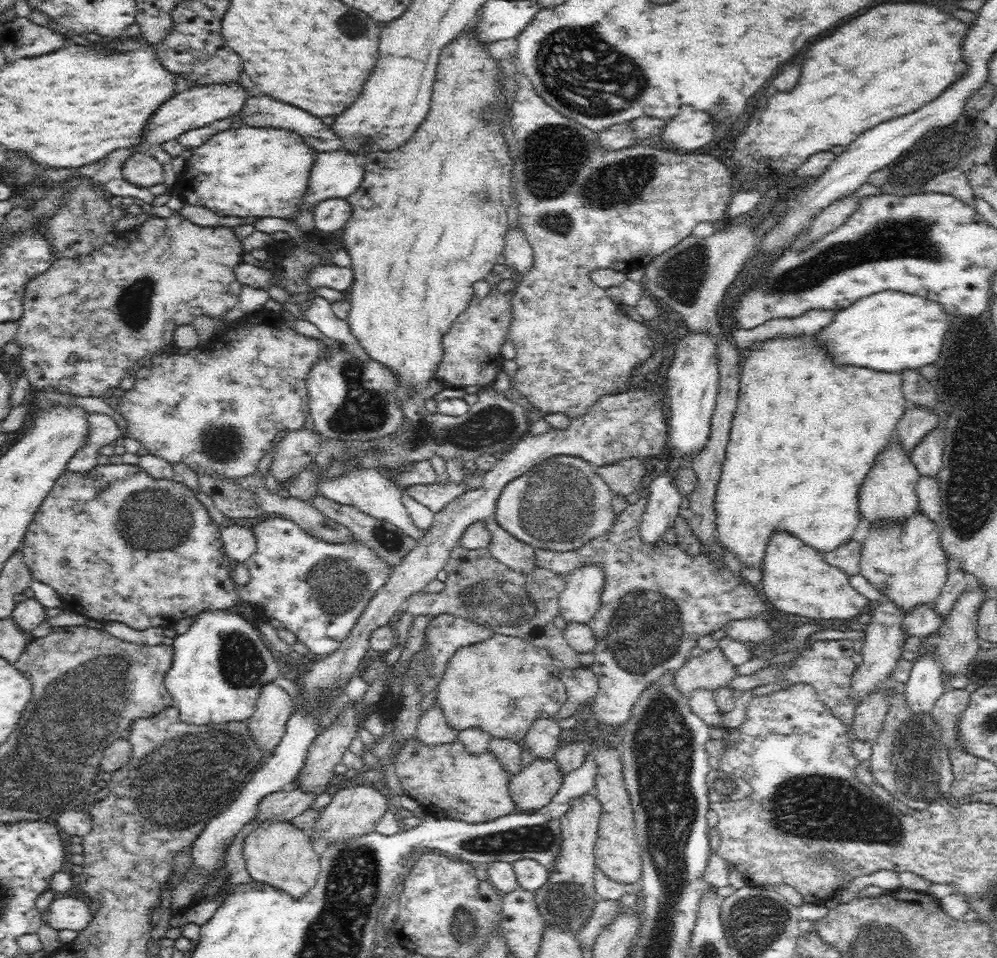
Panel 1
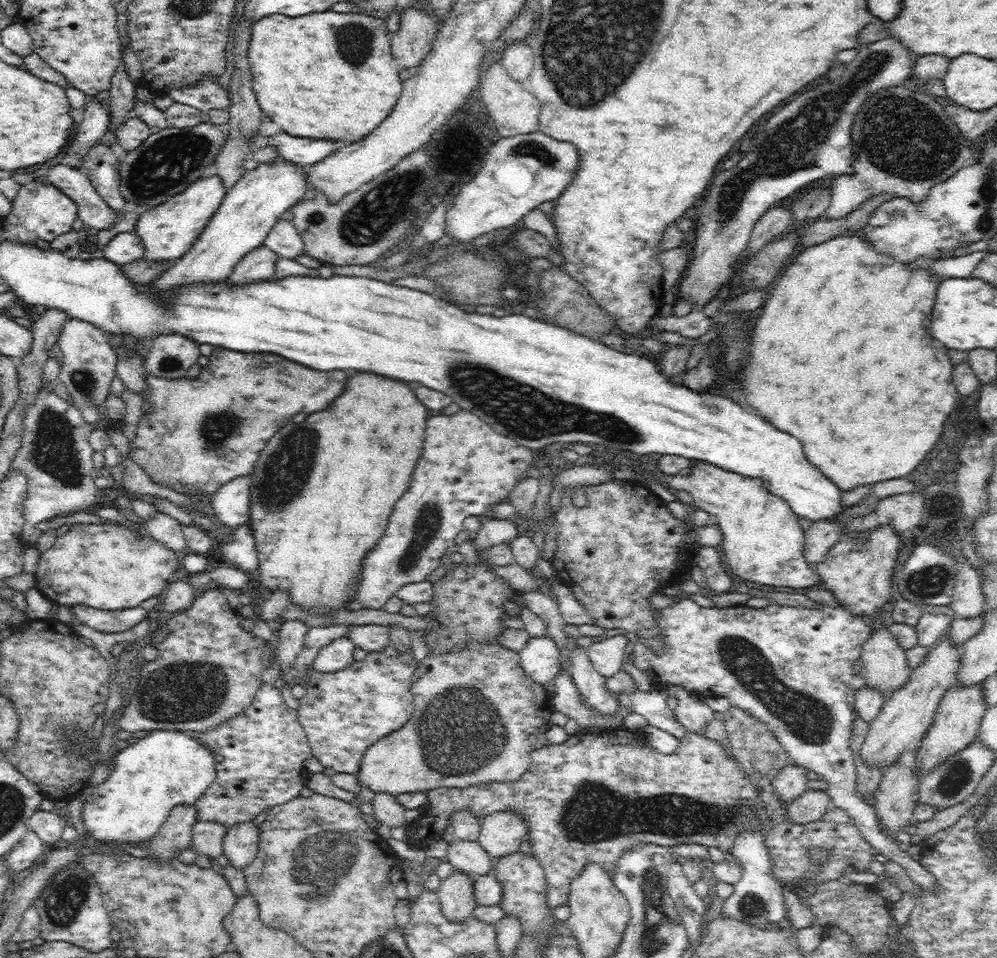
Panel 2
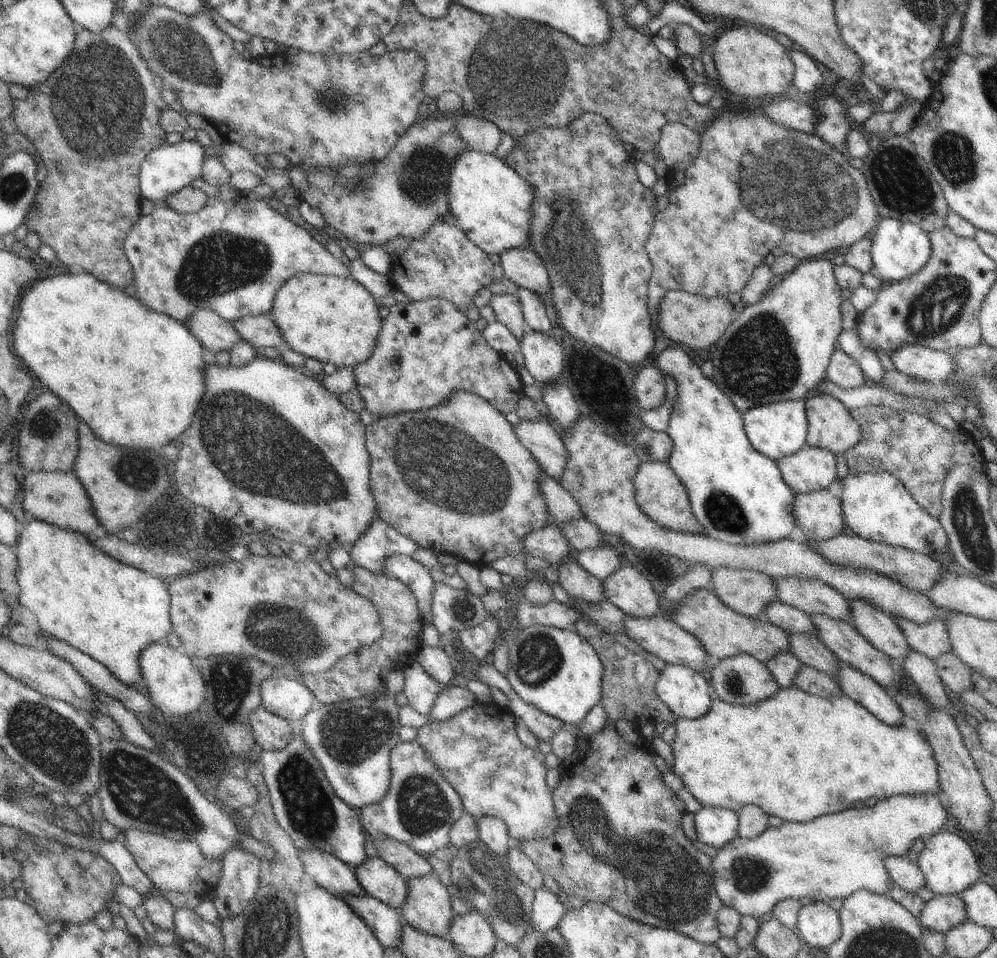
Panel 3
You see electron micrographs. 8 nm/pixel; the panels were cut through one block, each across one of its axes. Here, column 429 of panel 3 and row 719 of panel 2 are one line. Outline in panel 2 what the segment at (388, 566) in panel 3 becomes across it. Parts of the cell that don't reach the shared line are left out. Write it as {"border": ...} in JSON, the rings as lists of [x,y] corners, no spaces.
{"border":[[[532,589],[528,593],[523,594],[523,600],[525,601],[526,607],[530,609],[530,611],[534,612],[542,621],[544,625],[546,625],[547,636],[552,638],[552,641],[556,641],[556,647],[558,647],[558,651],[560,651],[560,663],[562,667],[560,672],[553,678],[555,692],[552,694],[553,697],[553,710],[557,712],[561,712],[566,715],[568,719],[575,720],[580,727],[598,727],[600,730],[607,730],[609,728],[620,728],[623,726],[624,719],[630,715],[630,709],[627,707],[621,707],[618,710],[618,714],[616,716],[609,716],[608,714],[597,714],[596,709],[592,709],[592,707],[588,707],[584,705],[584,699],[580,697],[580,691],[578,691],[578,687],[574,684],[572,677],[568,676],[566,671],[564,671],[564,664],[569,660],[569,655],[571,654],[570,648],[568,648],[568,640],[565,632],[565,621],[562,618],[562,614],[560,613],[559,606],[557,600],[551,593],[541,594],[537,592],[537,590]]]}

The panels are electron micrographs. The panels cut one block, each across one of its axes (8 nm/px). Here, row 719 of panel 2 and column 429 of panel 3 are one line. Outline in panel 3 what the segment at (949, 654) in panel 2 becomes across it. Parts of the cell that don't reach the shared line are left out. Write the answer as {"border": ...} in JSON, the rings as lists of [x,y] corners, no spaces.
{"border":[[[434,873],[409,880],[409,894],[400,914],[411,928],[444,938],[455,918],[450,894]]]}

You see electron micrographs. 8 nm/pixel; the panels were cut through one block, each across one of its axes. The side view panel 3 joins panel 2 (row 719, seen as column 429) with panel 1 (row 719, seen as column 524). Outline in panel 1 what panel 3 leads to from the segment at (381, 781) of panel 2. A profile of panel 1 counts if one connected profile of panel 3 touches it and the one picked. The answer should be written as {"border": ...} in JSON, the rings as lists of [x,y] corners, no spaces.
{"border":[[[493,633],[487,640],[460,648],[446,666],[444,678],[438,684],[434,705],[442,708],[449,728],[460,732],[478,728],[490,733],[492,738],[506,738],[522,743],[538,718],[558,717],[566,702],[567,692],[560,679],[561,669],[554,666],[553,656],[548,650],[533,646],[531,642],[518,637]]]}

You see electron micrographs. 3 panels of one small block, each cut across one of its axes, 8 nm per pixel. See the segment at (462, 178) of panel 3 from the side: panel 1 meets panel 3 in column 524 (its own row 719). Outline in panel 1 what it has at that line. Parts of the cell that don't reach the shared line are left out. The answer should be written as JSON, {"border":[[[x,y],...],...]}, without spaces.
{"border":[[[238,609],[206,610],[194,617],[190,629],[174,638],[173,662],[164,676],[164,686],[172,695],[172,706],[179,711],[181,722],[204,726],[246,721],[255,712],[262,687],[271,683],[280,673],[269,644],[256,625]]]}

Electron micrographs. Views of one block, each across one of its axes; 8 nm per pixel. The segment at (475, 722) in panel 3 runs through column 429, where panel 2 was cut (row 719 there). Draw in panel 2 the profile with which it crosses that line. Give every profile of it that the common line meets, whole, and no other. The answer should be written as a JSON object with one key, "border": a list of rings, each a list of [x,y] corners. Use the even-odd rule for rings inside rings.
{"border":[[[731,706],[724,713],[723,724],[728,734],[728,752],[723,750],[720,742],[692,732],[685,734],[676,752],[662,754],[645,742],[644,733],[633,732],[633,741],[626,744],[614,742],[609,733],[625,730],[624,726],[601,730],[598,734],[583,729],[568,735],[562,744],[547,744],[533,750],[529,769],[514,782],[492,782],[466,788],[440,787],[425,791],[428,808],[420,819],[420,832],[408,828],[406,841],[413,847],[425,849],[442,838],[458,810],[469,810],[480,820],[495,812],[511,810],[526,823],[530,853],[542,865],[548,905],[552,911],[558,905],[567,905],[571,881],[589,863],[596,863],[613,876],[626,850],[632,850],[640,842],[665,847],[680,843],[701,844],[730,852],[737,834],[742,829],[754,828],[754,824],[757,824],[755,830],[764,835],[764,845],[773,863],[772,875],[782,884],[796,886],[806,877],[808,883],[820,886],[837,880],[844,871],[869,872],[870,864],[876,857],[875,851],[845,810],[832,806],[820,820],[806,824],[796,824],[787,819],[787,804],[775,795],[771,782],[790,760],[774,733],[760,720],[736,706]],[[816,847],[826,849],[829,855],[829,860],[820,867],[812,863],[809,855],[809,850]]]}

